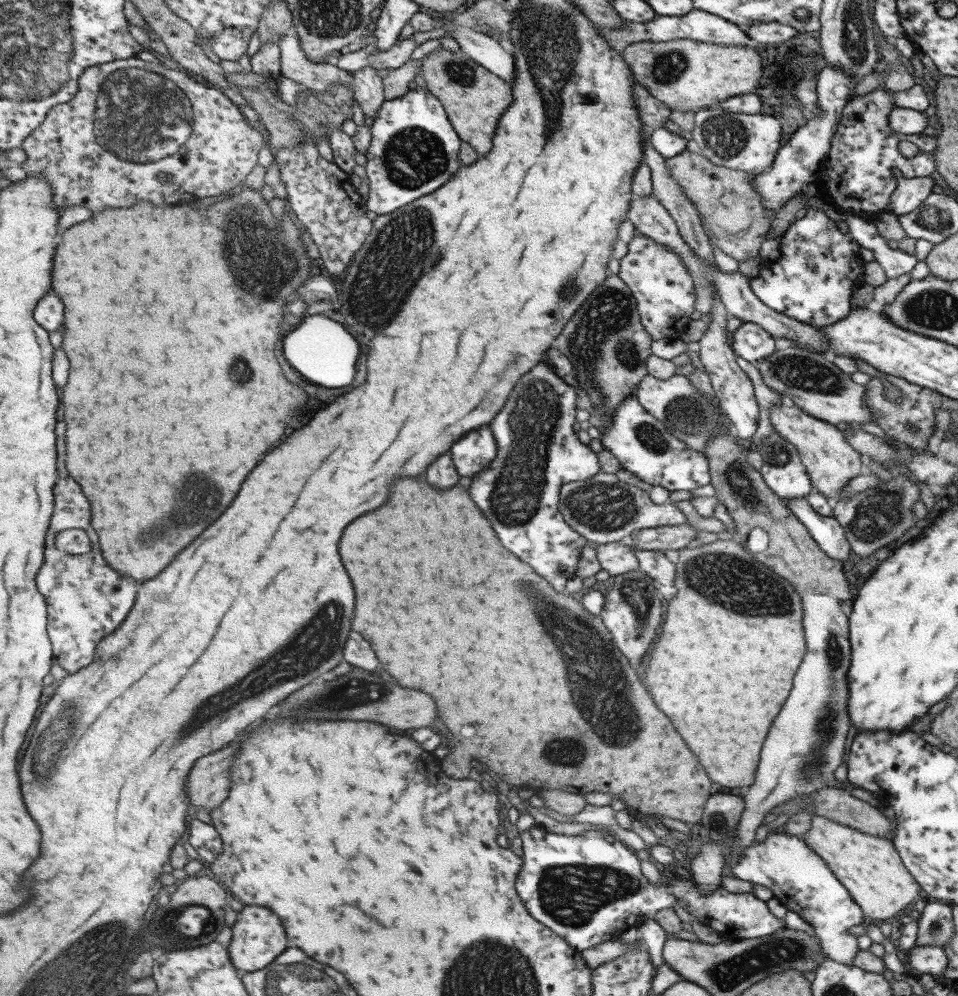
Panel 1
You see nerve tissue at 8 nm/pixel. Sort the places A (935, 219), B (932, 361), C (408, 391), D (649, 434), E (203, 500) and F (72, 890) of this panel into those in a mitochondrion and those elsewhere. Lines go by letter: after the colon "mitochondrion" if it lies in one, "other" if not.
A: mitochondrion
B: other
C: other
D: mitochondrion
E: mitochondrion
F: other

